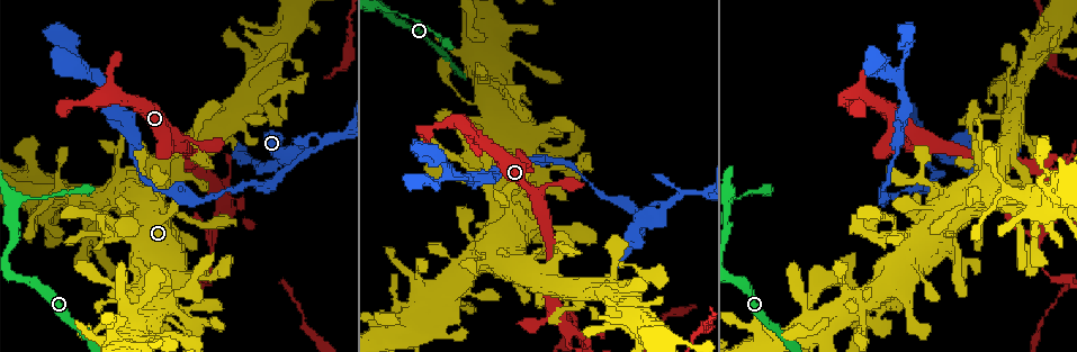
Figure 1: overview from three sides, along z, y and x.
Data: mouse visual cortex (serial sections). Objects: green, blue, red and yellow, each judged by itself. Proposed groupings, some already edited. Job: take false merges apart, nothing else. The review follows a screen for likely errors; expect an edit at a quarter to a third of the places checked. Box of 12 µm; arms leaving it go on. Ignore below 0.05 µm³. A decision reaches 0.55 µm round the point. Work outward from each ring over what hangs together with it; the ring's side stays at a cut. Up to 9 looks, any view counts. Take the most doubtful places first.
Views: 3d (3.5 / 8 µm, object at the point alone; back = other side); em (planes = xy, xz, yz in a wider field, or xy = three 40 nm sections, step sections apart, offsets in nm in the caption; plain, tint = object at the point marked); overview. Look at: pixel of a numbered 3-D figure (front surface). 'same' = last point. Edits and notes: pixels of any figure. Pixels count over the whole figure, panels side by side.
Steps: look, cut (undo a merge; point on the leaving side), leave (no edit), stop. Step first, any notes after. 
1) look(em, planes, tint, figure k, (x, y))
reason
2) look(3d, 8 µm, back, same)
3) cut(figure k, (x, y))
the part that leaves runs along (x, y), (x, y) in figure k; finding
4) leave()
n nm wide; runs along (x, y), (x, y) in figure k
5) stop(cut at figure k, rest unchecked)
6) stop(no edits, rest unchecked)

look(3d, 8 µm, figure 1, (305, 150))
abrupt turn

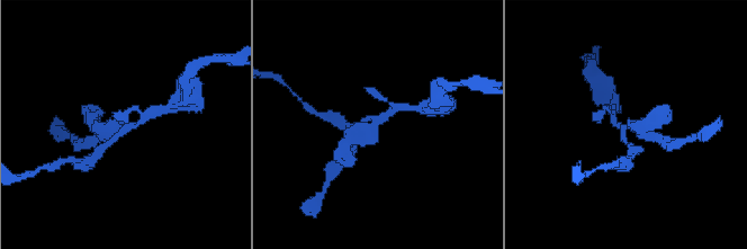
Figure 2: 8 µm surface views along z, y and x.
look(3d, 3.5 µm, figure 2, (623, 125))

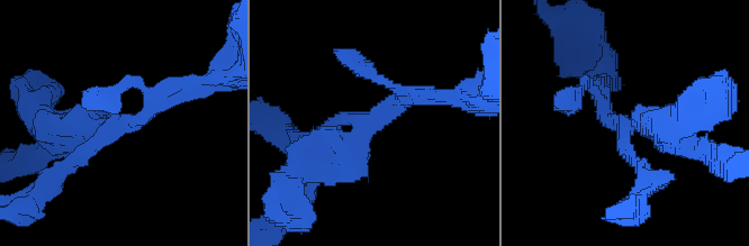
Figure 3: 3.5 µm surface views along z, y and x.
look(em, xy, step 1, tint, figure 3, (362, 126))
3 arms; arms of 200, 250, 450 nm

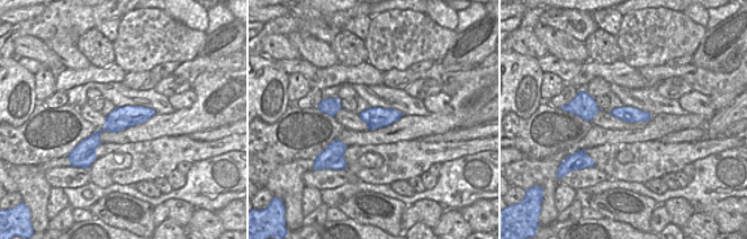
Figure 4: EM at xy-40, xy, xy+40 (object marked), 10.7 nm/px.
leave()
runs along (673, 127), (626, 130), (643, 172) in figure 3; continuous, no second cell

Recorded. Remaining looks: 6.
look(3d, 8 µm, figure 1, (217, 209))
thin neck

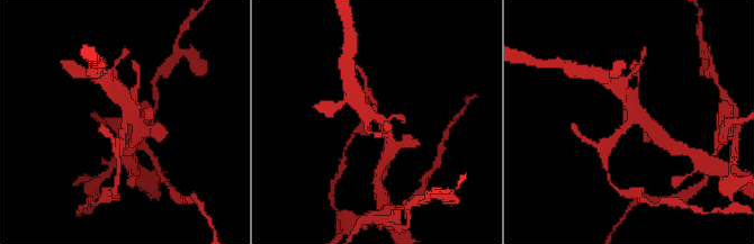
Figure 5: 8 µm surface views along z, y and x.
look(3d, 3.5 µm, figure 5, (629, 119))

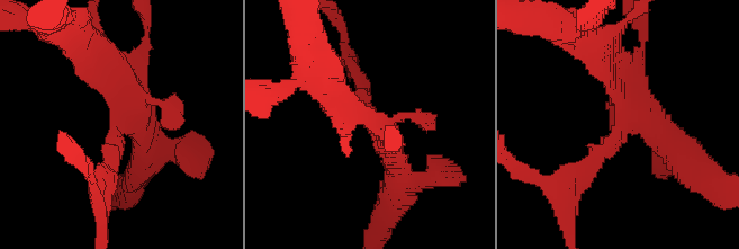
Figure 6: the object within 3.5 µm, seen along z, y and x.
cut(figure 6, (592, 161))
the part that leaves runs along (615, 132), (558, 190), (564, 215) in figure 6; two cells meet here

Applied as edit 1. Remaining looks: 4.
look(em, xy, step 5, tint, figure 1, (163, 192))
narrows sharply

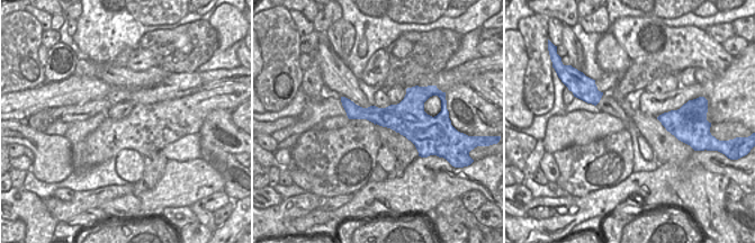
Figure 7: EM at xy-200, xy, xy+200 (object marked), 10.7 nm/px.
look(3d, 3.5 µm, back, same)

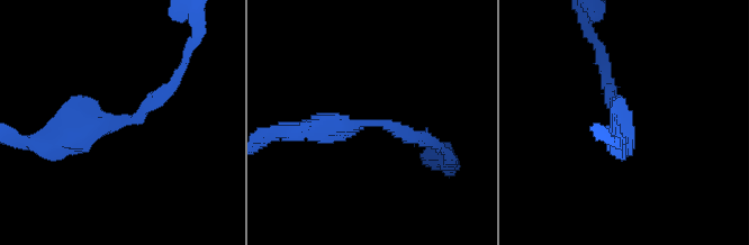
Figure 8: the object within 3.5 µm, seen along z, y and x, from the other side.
leave()
300 nm wide; runs along (57, 142), (137, 118), (179, 73) in figure 8; continuous, no second cell

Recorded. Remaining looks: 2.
look(3d, 3.5 µm, figure 1, (901, 86))
branch point

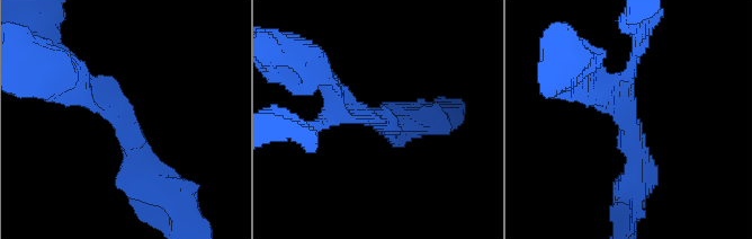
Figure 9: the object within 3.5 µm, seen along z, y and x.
look(em, xy, step 3, tint, figure 9, (633, 118))
3 arms; arms of 200, 300, 350 nm; now the EM

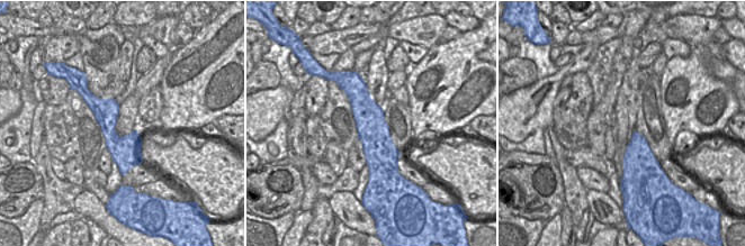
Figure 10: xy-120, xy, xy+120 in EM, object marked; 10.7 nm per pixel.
leave()
runs along (357, 80), (378, 147), (378, 174) in figure 10; continuous, no second cell

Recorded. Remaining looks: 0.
stop(cut at figure 6, rest unchecked)

